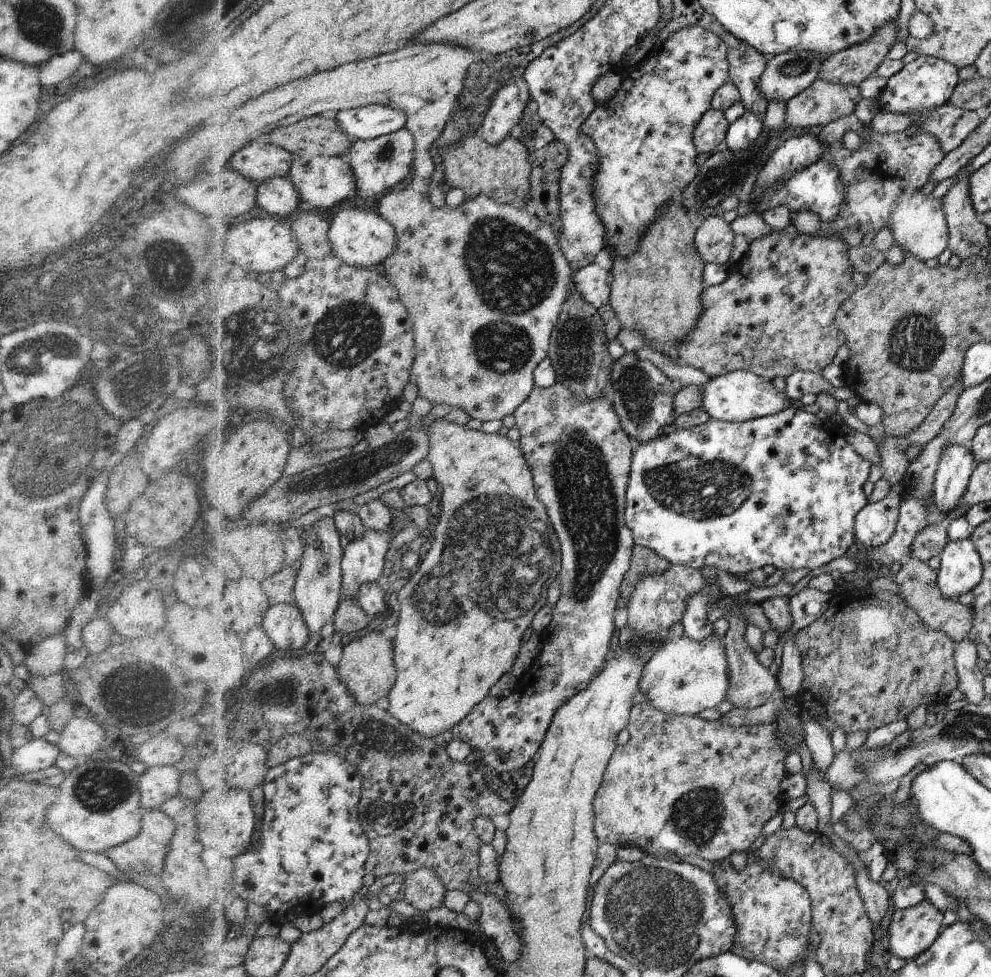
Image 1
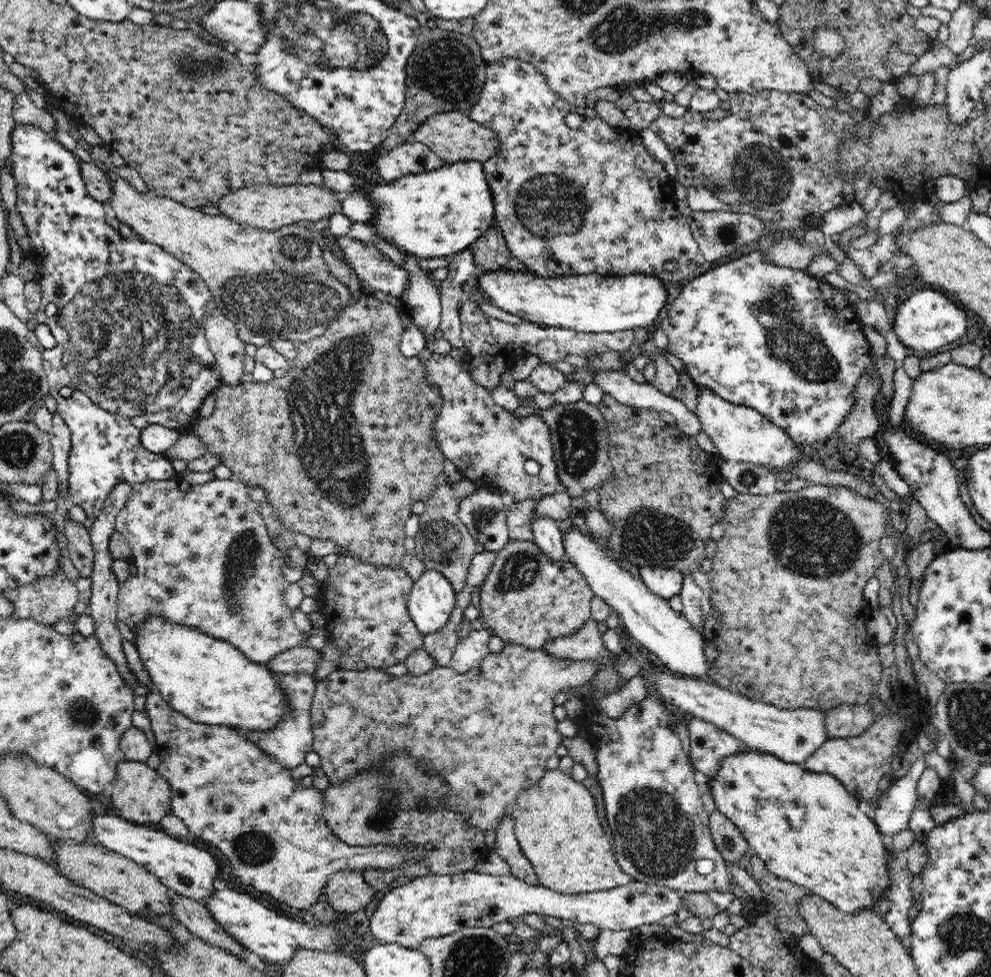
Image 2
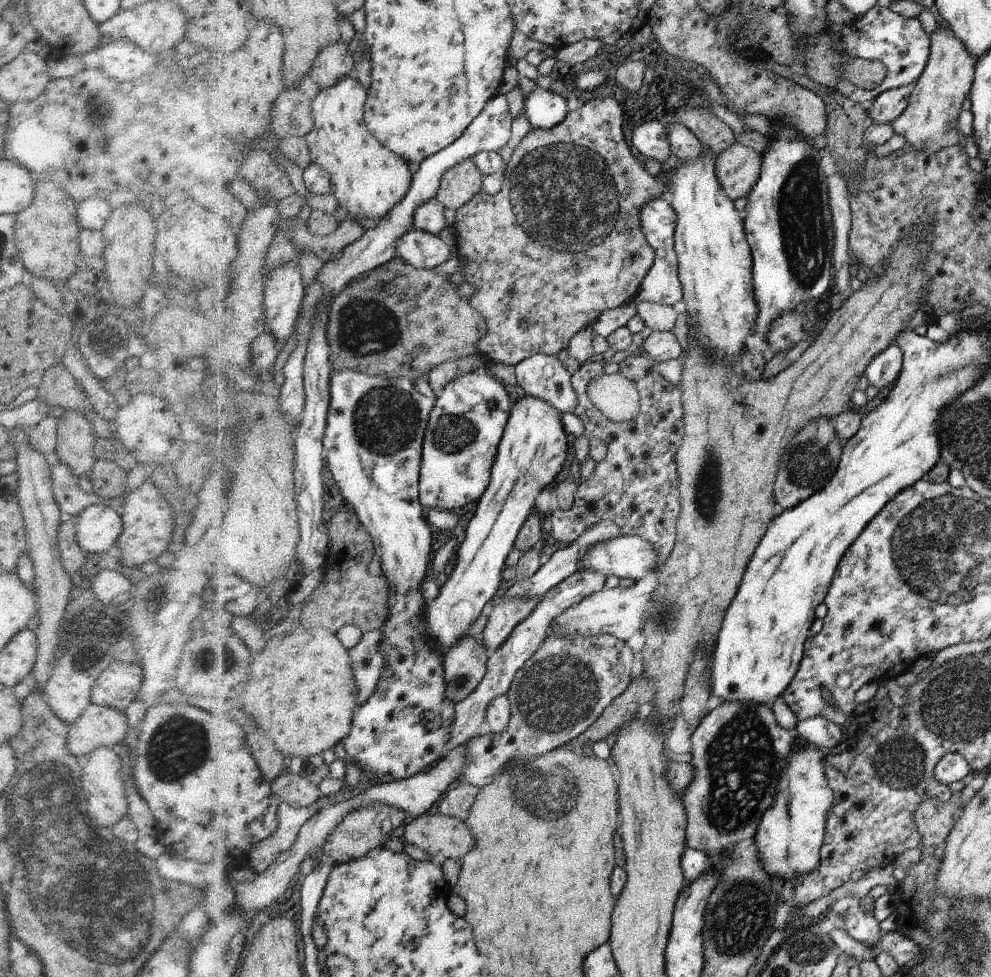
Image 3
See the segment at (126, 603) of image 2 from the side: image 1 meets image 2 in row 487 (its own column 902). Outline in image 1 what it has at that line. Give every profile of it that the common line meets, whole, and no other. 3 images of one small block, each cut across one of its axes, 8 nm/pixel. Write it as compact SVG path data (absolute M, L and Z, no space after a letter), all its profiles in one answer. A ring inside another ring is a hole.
M850 114L819 128L816 136L824 142L824 154L819 160L838 166L846 191L845 205L834 222L830 222L830 231L839 235L846 228L858 228L865 236L889 227L895 244L920 262L938 258L949 247L943 198L921 193L922 187L933 176L933 170L947 155L934 134L924 131L919 131L916 136L905 131L878 134L870 125L858 120L855 114ZM847 132L858 132L862 140L858 150L848 150L844 146L842 138Z

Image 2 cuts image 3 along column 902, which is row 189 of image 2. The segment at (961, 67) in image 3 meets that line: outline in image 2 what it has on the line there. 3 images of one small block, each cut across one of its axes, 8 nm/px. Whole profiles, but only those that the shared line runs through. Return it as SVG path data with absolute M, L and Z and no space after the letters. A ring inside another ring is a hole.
M119 177L112 181L112 198L109 200L119 222L128 224L135 236L161 246L186 264L206 283L217 309L237 326L246 326L254 335L265 336L270 341L282 339L303 343L324 334L348 306L349 287L330 274L320 245L312 240L312 234L302 224L294 223L274 231L256 230L248 225L234 224L226 215L210 215L200 209L190 209L170 198L156 196L152 191L138 192Z

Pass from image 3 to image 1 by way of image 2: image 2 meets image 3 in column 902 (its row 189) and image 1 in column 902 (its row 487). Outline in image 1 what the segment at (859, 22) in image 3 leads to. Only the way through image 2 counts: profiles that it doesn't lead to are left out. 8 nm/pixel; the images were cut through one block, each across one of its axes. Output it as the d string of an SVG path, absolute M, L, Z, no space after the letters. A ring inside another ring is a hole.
M919 55L916 60L905 64L902 70L887 79L886 86L879 96L880 110L906 116L923 114L928 110L938 109L938 106L950 101L958 84L960 84L960 69L953 63L930 55Z

